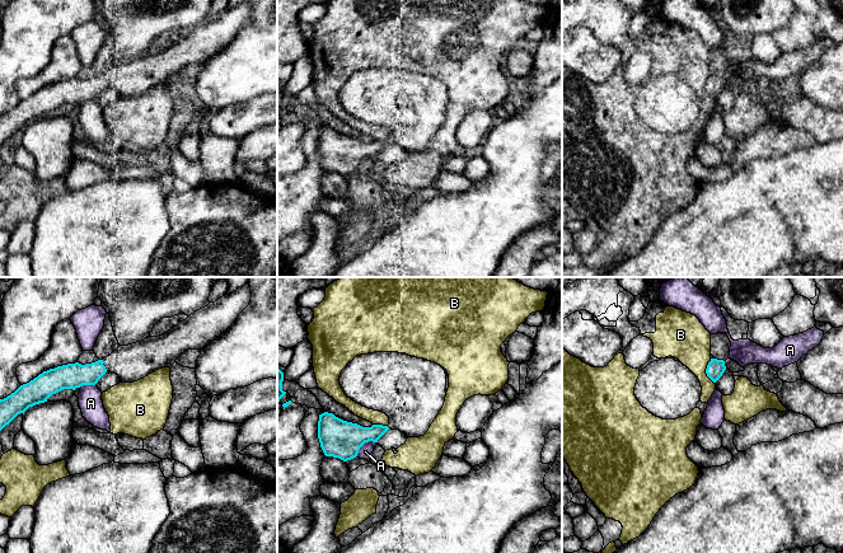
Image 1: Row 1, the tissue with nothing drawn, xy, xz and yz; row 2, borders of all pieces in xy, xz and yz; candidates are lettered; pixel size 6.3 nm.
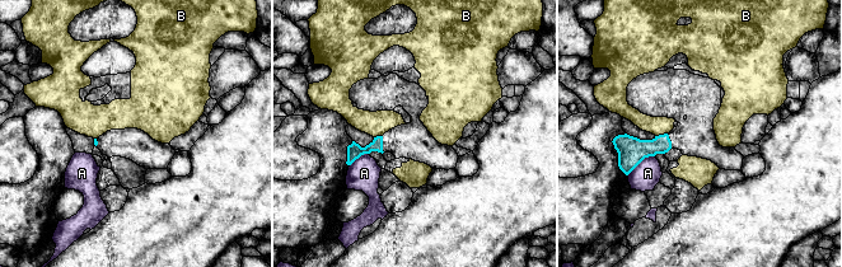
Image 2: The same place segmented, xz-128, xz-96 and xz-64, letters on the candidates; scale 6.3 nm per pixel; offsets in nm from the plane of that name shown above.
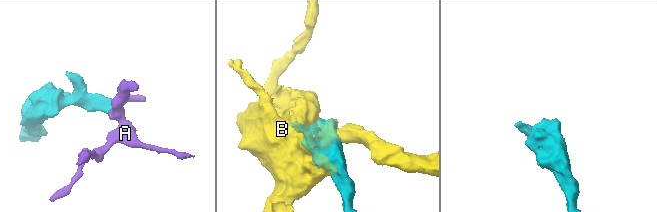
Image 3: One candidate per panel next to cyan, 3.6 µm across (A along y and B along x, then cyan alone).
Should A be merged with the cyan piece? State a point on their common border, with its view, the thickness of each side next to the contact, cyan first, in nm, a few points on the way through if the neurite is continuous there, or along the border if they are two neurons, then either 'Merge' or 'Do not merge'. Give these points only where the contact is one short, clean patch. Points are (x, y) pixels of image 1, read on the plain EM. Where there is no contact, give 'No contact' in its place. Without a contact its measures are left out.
Touches cyan at xz (364, 158). Thickness 240 nm (cyan) against 90 nm. Boundary: xz (375, 157), (366, 157), (356, 170). Do not merge

